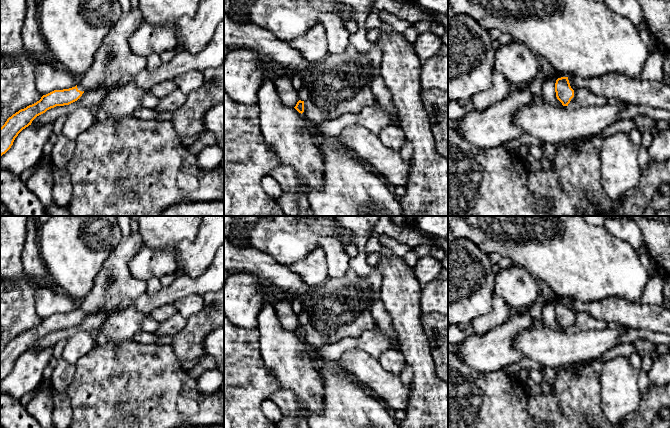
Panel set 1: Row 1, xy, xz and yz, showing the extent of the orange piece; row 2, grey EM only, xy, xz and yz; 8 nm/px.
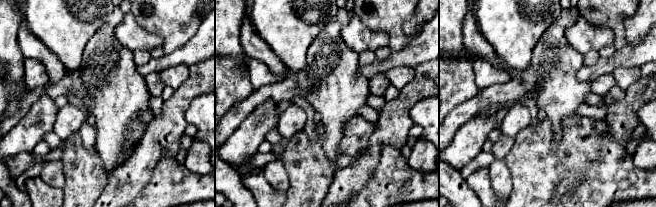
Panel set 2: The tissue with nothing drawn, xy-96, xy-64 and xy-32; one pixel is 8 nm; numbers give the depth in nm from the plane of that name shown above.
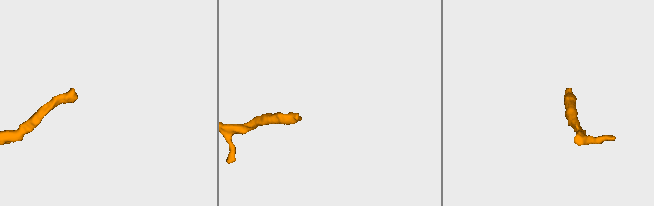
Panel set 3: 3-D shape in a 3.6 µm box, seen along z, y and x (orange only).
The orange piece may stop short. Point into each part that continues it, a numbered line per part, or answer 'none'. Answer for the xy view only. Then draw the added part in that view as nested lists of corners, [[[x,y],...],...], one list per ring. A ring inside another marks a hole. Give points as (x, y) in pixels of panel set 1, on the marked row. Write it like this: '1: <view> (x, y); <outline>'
1: xy (114, 59); [[[139,8],[122,12],[96,52],[90,69],[78,77],[77,88],[82,92],[101,87],[107,89],[98,108],[116,121],[132,118],[149,92],[139,89],[132,81],[122,82],[126,75],[133,76],[146,68],[146,57],[134,53],[129,45],[130,36],[142,22]]]

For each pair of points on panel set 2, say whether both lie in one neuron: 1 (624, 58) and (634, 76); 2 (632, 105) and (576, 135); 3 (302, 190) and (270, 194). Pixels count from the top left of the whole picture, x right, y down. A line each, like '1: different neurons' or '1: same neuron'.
1: different neurons
2: different neurons
3: different neurons

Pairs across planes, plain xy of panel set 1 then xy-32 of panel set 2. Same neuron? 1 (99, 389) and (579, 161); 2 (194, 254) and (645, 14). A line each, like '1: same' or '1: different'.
1: same
2: same

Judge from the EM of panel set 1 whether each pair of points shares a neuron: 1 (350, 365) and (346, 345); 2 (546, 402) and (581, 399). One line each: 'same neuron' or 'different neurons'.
1: different neurons
2: same neuron

